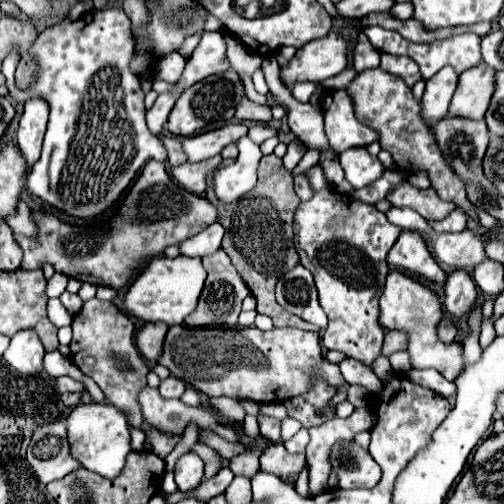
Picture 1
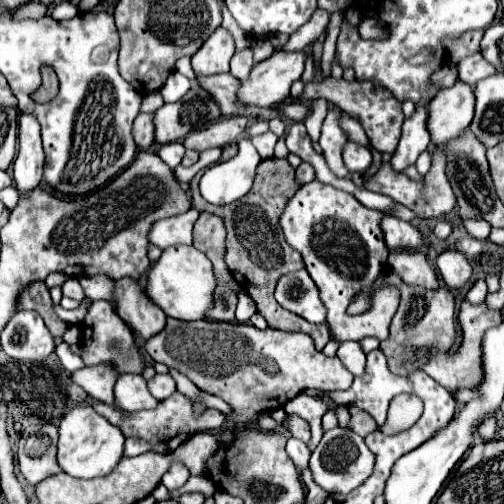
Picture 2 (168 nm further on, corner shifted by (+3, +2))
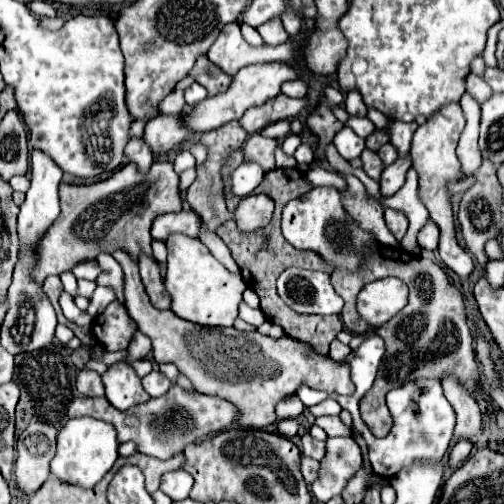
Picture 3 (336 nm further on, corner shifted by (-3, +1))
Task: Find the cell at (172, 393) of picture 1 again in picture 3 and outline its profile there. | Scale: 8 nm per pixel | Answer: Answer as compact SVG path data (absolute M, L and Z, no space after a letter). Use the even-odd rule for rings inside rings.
M152 370L150 374L146 374L144 378L142 378L142 386L144 386L144 390L150 394L150 396L162 396L162 394L166 394L166 390L172 386L172 382L160 372L160 370Z

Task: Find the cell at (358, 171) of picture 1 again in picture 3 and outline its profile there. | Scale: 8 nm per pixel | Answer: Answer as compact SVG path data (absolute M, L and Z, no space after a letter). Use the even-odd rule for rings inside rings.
M344 126L340 132L336 132L334 146L340 152L340 156L344 156L346 160L352 160L352 158L358 158L362 154L362 150L364 150L364 138L356 136L352 128Z

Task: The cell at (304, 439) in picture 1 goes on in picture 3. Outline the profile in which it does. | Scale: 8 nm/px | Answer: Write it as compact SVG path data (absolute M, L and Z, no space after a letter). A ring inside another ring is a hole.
M302 456L302 474L304 474L306 484L312 484L312 482L314 482L314 476L318 476L318 464L320 464L320 462Z

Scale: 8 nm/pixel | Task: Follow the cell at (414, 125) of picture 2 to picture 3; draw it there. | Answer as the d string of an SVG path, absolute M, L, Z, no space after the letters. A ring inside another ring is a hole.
M406 156L406 158L398 158L394 164L384 168L382 178L380 178L380 196L382 198L394 196L404 186L406 172L410 166L412 166L412 160L410 160L410 156Z

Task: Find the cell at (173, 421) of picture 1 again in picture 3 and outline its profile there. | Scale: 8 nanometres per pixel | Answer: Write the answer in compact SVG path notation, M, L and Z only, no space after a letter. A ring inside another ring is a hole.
M126 362L112 364L106 374L102 374L102 382L106 388L108 402L118 410L128 410L150 398L142 388L140 378Z

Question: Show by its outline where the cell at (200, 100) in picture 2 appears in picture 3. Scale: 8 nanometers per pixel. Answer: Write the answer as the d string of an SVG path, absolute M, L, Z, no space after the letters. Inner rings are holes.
M180 114L176 116L158 116L156 120L150 120L144 128L144 140L150 146L154 154L164 154L178 146L184 138L188 138L192 132L182 128L180 124Z

